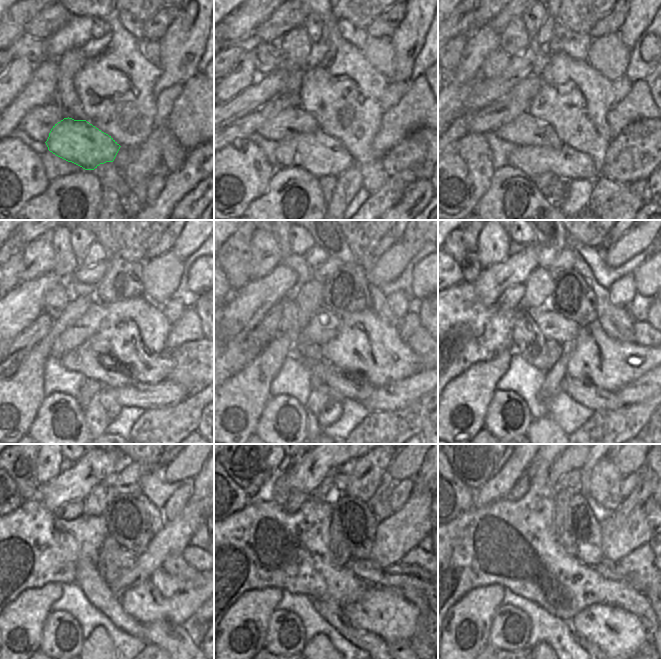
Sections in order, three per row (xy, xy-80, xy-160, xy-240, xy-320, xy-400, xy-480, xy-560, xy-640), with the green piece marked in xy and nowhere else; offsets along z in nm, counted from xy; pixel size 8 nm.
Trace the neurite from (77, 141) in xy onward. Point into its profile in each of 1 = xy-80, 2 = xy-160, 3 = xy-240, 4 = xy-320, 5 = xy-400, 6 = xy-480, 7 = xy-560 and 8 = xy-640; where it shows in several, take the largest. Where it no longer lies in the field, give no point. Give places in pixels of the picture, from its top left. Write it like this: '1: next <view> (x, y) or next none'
1: next xy-80 (317, 152)
2: next xy-160 (568, 164)
3: next xy-240 (166, 393)
4: next xy-320 (400, 393)
5: next xy-400 (641, 389)
6: next xy-480 (193, 621)
7: next none
8: next none

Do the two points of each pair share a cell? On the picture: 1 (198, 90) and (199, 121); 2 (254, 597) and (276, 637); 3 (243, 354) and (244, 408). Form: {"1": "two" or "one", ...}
{"1": "one", "2": "two", "3": "two"}

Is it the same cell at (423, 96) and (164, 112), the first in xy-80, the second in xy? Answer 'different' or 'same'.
different

